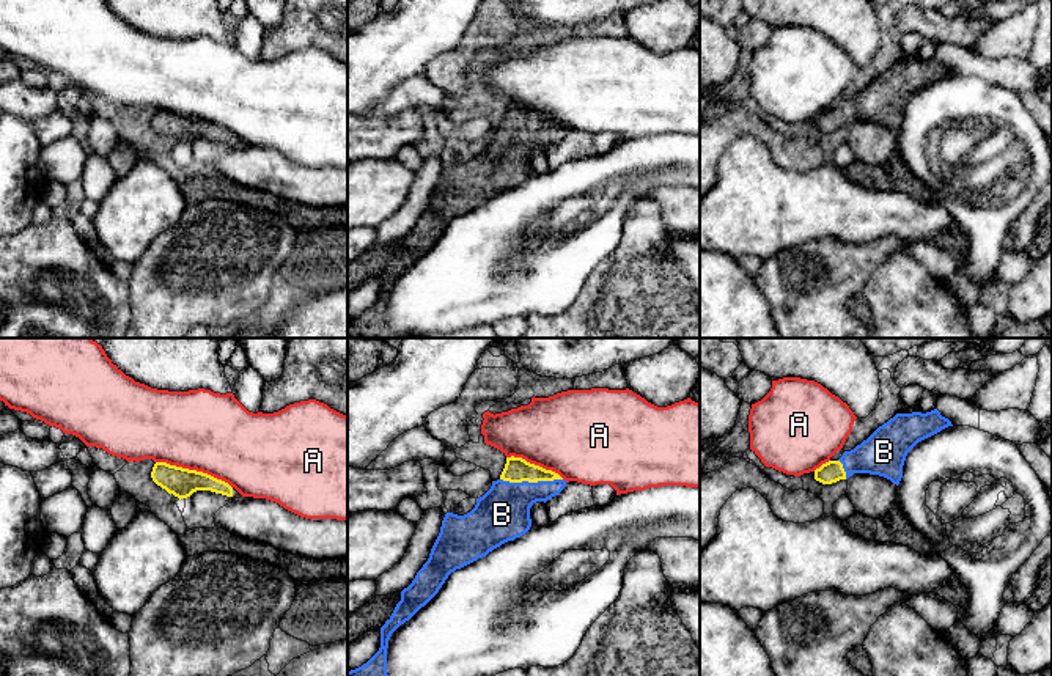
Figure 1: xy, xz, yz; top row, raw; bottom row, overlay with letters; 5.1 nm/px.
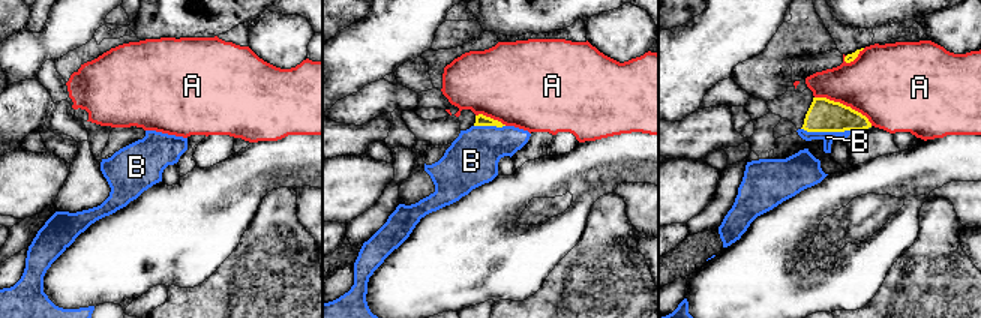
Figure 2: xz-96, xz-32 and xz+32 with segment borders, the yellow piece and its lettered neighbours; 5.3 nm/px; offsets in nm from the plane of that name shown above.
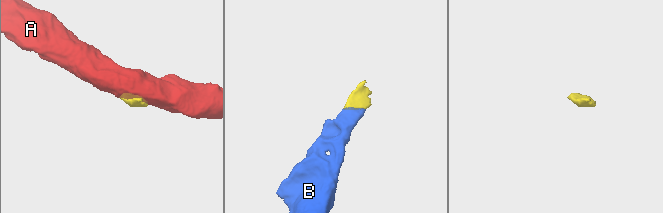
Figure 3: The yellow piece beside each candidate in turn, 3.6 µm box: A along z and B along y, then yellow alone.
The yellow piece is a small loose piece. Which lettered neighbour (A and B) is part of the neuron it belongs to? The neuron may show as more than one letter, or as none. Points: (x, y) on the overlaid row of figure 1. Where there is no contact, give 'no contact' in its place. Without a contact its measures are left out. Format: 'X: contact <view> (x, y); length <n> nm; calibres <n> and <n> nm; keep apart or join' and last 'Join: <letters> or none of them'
A: contact xy (194, 470); length 420 nm; calibres 150 and 420 nm; keep apart
B: contact xz (532, 481); length 320 nm; calibres 130 and 280 nm; join
Join: B

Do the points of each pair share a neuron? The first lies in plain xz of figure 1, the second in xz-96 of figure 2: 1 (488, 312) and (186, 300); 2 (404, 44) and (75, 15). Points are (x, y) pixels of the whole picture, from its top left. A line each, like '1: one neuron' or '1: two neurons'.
1: two neurons
2: one neuron

